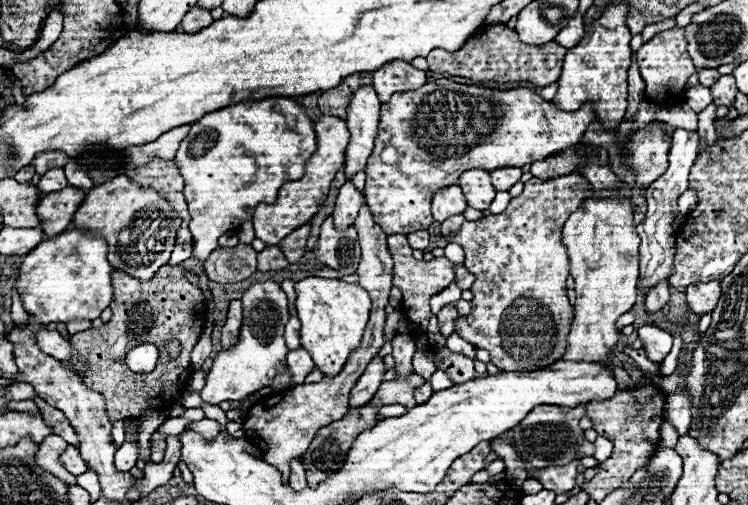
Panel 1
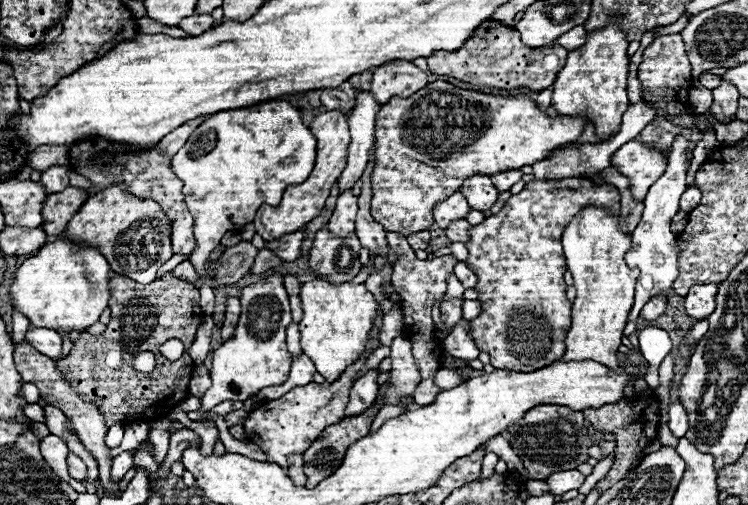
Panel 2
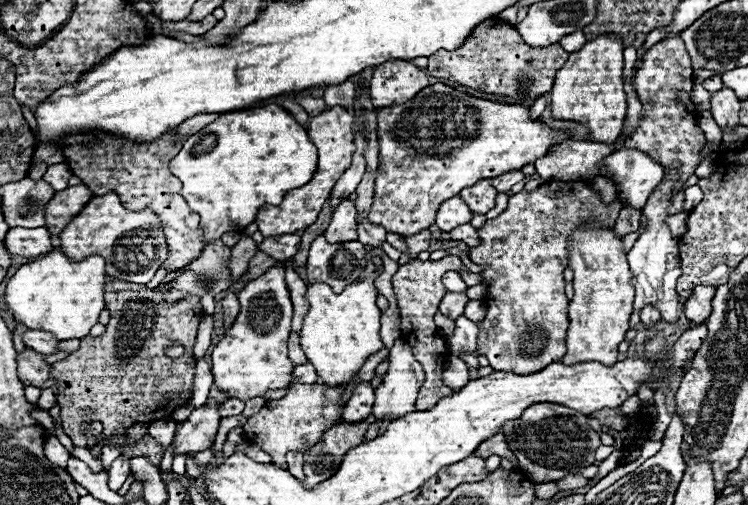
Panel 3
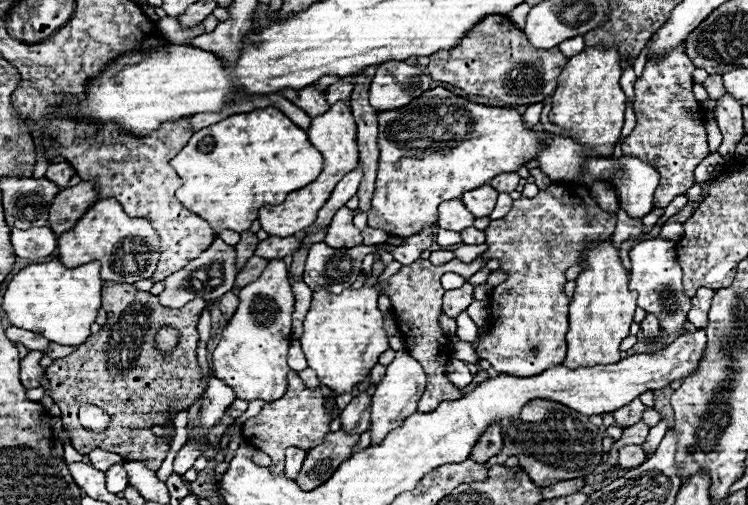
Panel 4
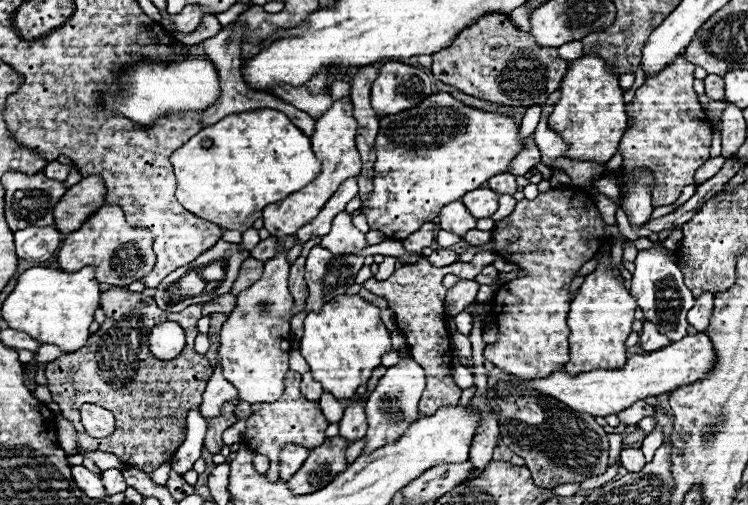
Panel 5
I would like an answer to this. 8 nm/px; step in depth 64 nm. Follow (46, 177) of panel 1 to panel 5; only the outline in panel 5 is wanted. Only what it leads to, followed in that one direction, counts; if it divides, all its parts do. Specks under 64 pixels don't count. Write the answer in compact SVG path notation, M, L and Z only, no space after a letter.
M54 160L54 162L48 162L48 164L46 164L44 174L46 174L48 178L52 178L52 180L60 180L60 182L64 182L70 170L72 170L70 166L64 166L64 164L60 164L60 162Z

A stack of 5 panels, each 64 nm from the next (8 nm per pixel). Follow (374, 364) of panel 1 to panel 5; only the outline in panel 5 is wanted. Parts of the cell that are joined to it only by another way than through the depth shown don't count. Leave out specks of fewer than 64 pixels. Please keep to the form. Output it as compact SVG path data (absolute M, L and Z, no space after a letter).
M354 402L352 406L348 406L344 410L344 416L342 420L338 422L340 426L340 436L348 442L356 442L360 438L366 436L366 416L364 416L364 404L360 402Z

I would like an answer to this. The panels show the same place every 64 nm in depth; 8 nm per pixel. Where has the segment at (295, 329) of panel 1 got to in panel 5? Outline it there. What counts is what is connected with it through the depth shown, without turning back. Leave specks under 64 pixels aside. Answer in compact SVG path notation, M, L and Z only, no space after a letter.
M292 350L290 352L290 370L296 370L298 374L310 372L310 366L306 364L306 360L302 358L302 354L298 350Z

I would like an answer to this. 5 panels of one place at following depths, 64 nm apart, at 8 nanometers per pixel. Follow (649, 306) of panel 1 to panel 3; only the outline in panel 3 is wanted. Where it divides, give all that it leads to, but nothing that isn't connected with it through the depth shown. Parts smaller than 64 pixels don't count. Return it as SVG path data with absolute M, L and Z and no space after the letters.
M644 308L642 314L640 314L640 318L642 318L642 324L646 328L652 328L660 320L660 312L656 308Z

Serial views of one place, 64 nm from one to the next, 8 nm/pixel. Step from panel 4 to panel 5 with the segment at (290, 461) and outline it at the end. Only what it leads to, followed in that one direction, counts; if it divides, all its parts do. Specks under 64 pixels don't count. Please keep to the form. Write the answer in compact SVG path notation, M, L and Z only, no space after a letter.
M286 444L280 452L280 480L288 482L300 468L300 464L304 464L304 460L308 458L308 448L298 446L298 444Z

